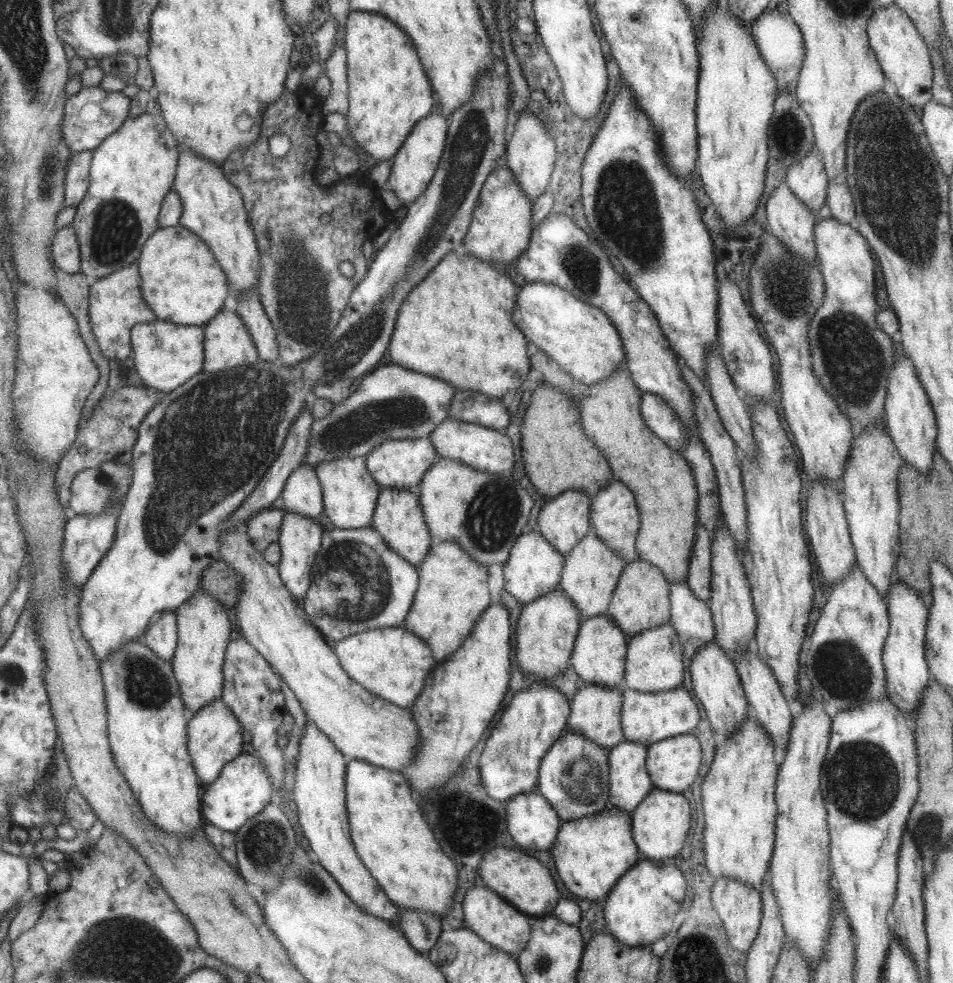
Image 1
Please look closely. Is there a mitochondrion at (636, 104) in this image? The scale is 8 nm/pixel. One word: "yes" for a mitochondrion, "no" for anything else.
no

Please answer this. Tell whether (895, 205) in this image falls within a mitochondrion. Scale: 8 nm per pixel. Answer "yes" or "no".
yes

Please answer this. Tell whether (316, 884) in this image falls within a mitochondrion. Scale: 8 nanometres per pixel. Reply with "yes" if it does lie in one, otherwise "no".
yes

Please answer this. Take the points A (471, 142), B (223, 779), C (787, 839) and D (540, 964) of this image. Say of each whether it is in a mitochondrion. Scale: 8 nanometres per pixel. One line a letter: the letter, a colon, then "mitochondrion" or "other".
A: mitochondrion
B: other
C: other
D: mitochondrion

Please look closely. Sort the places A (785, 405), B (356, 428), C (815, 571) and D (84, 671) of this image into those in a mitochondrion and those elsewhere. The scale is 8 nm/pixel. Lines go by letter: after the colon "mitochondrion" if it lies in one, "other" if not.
A: other
B: mitochondrion
C: other
D: other

